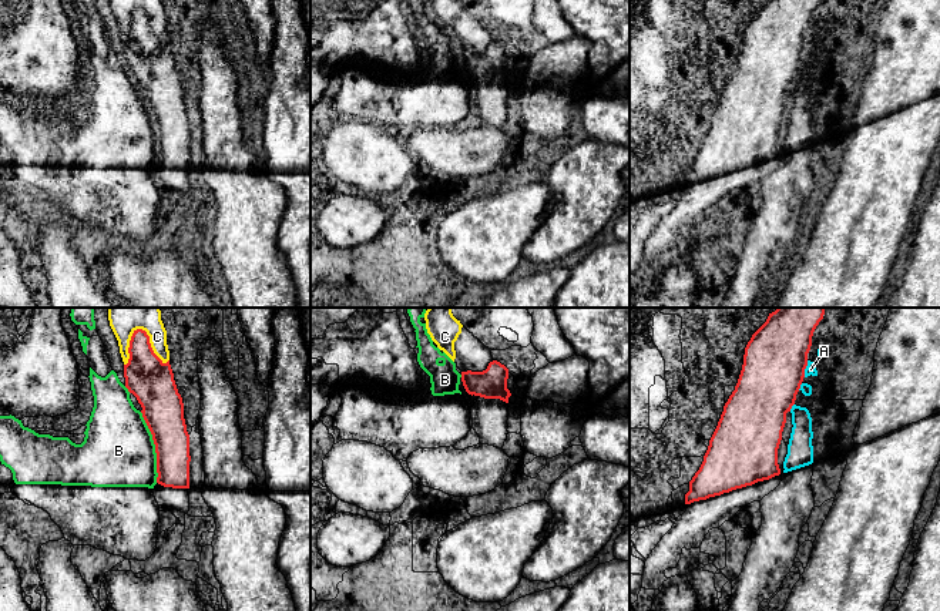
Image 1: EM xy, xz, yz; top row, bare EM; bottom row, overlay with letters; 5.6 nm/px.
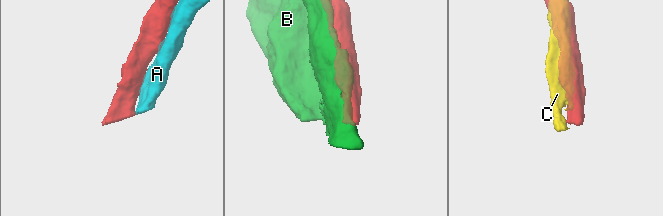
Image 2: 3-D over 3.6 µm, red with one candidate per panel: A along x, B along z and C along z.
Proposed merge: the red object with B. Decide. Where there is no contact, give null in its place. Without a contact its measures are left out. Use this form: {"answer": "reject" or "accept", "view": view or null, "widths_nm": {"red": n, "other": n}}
{"answer": "reject", "view": "xy", "widths_nm": {"red": 240, "other": 400}}

